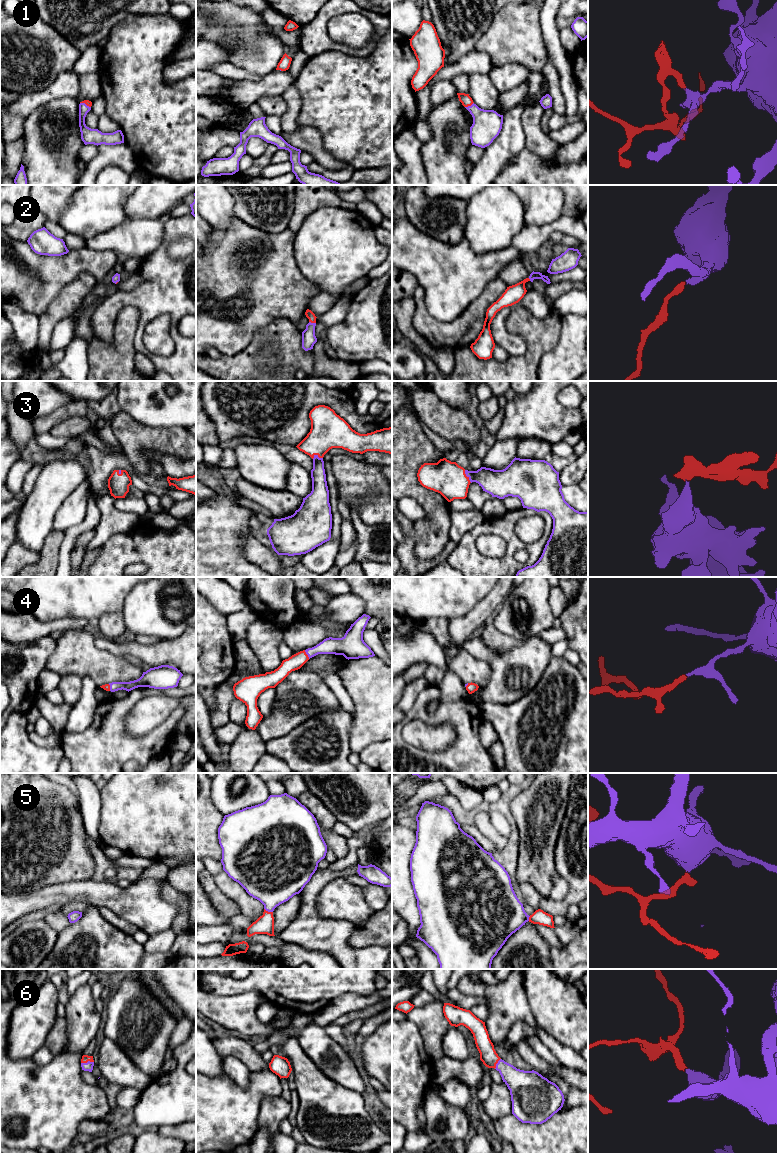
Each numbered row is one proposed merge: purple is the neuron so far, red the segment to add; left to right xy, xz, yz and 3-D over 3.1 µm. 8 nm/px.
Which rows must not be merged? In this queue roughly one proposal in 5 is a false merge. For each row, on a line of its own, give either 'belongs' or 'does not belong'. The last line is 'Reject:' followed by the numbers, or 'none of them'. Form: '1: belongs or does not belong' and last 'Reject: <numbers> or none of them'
1: belongs
2: belongs
3: belongs
4: belongs
5: belongs
6: belongs
Reject: none of them

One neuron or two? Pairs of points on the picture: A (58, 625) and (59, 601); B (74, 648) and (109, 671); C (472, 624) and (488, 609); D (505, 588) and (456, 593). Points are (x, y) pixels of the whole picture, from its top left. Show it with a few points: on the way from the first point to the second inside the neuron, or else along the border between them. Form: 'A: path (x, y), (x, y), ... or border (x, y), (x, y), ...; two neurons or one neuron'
A: border (81, 617), (59, 617), (46, 621), (36, 618); two neurons
B: path (83, 657), (100, 665); one neuron
C: path (476, 620), (484, 612); one neuron
D: border (494, 587), (475, 604); two neurons

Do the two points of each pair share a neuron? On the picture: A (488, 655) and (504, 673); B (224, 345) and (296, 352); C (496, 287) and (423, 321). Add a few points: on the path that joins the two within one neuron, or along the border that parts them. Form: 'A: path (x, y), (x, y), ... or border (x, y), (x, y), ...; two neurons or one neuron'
A: path (492, 659), (502, 669); one neuron
B: border (260, 329), (241, 351), (232, 355), (223, 355); two neurons
C: path (479, 306), (457, 328), (442, 328); one neuron

